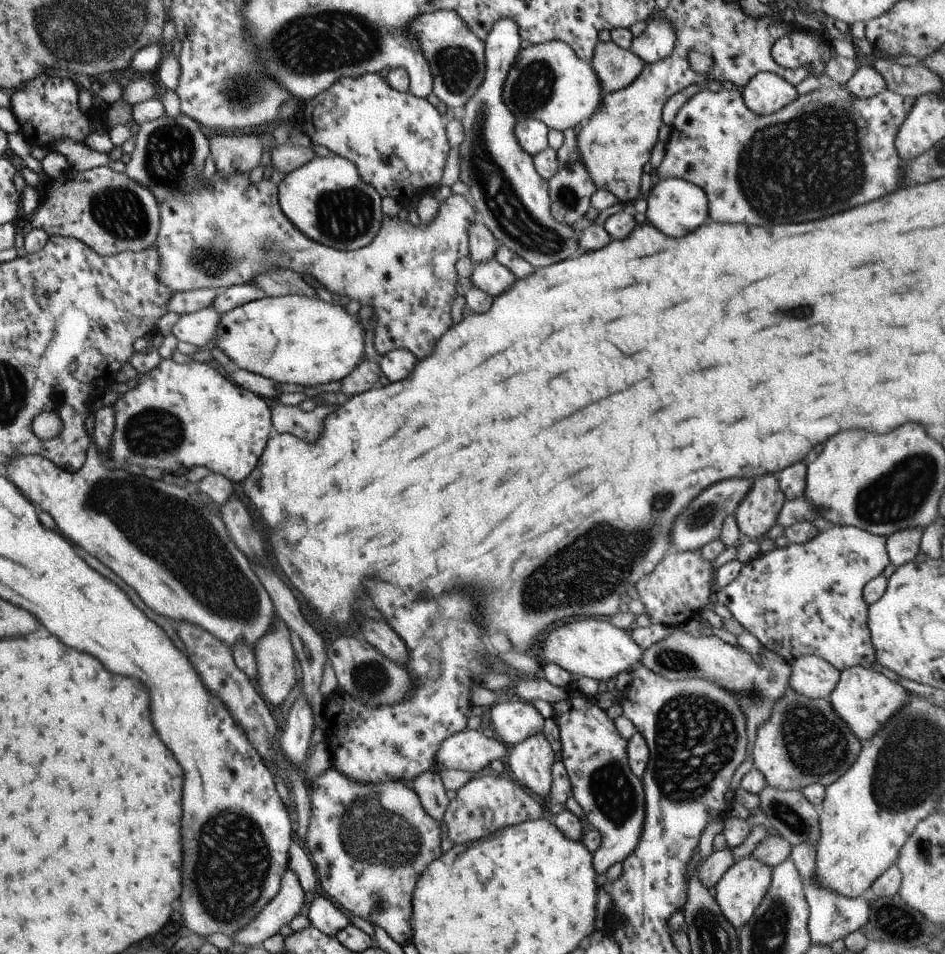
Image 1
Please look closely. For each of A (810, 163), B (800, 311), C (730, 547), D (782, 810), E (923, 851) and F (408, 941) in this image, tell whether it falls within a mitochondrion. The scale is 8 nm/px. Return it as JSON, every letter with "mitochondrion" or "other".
{"A":"mitochondrion","B":"other","C":"other","D":"mitochondrion","E":"mitochondrion","F":"other"}

